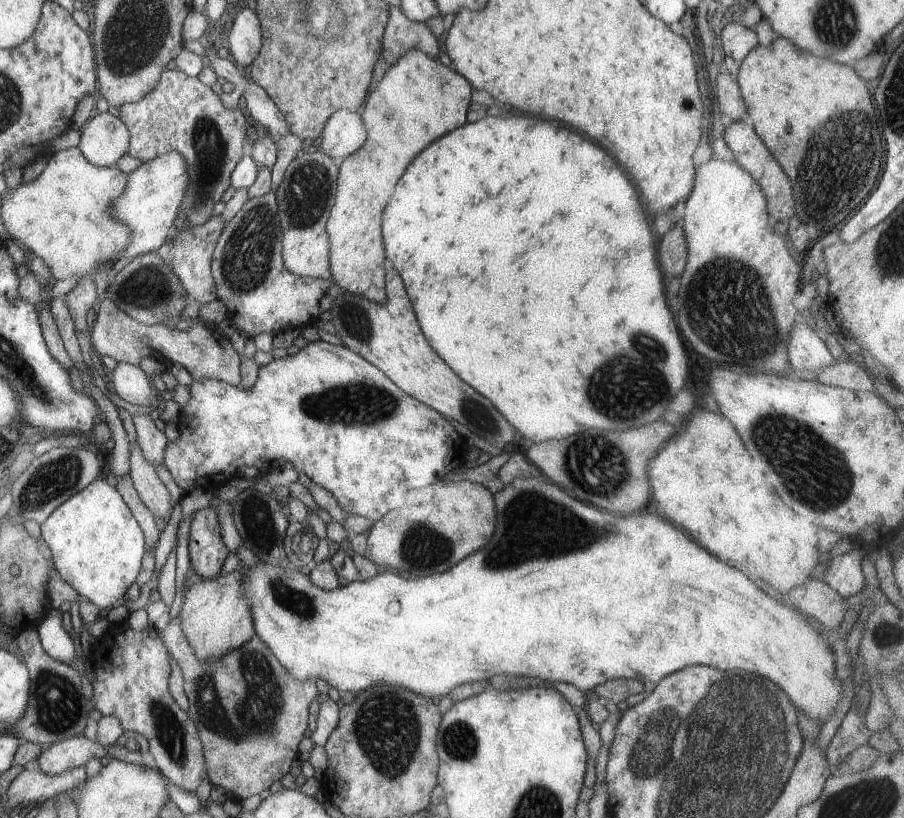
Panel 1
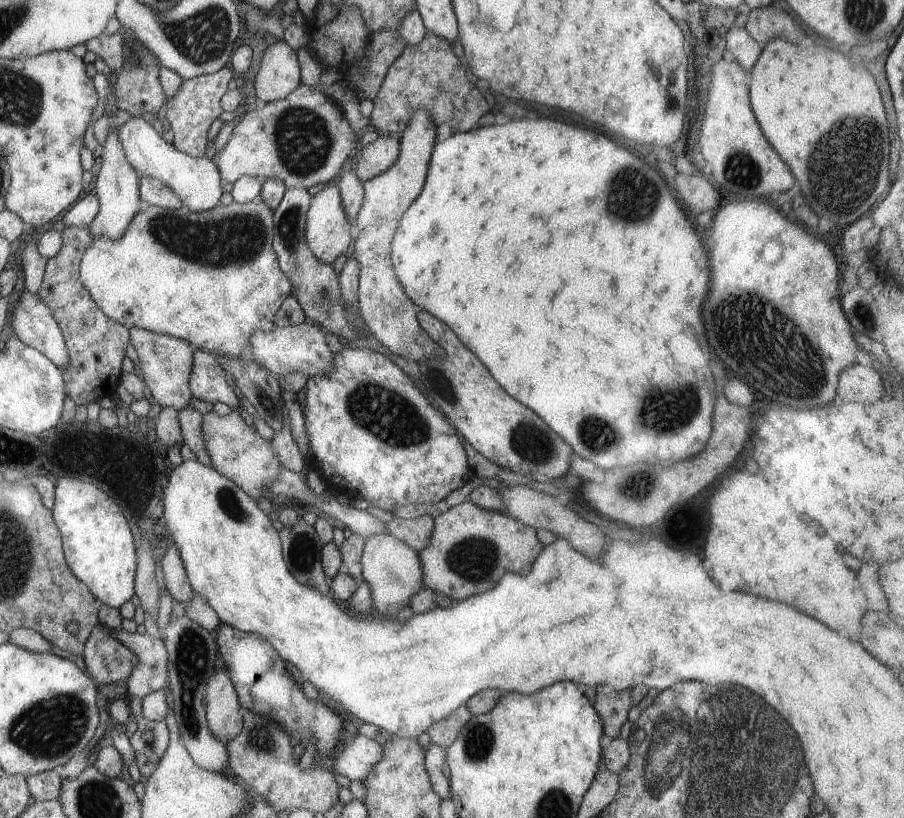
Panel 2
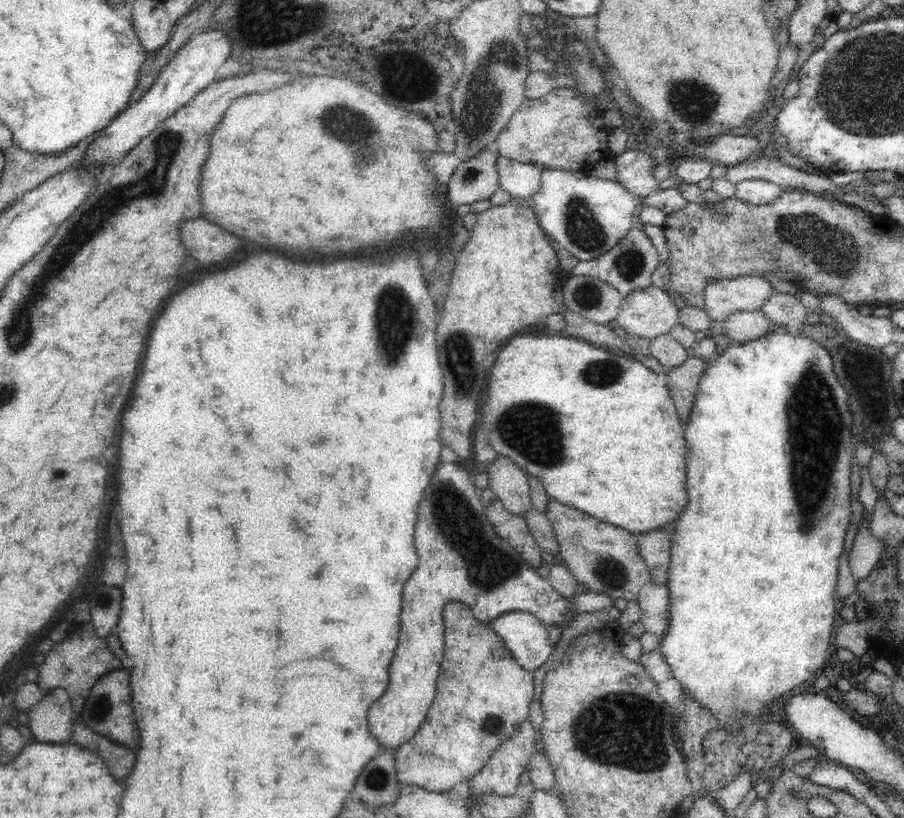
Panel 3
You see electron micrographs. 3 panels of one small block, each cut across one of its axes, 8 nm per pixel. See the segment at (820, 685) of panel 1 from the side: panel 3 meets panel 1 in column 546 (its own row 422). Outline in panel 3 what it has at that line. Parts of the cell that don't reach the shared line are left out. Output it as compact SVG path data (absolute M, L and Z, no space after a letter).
M522 335L512 337L500 350L496 364L492 368L492 376L488 380L486 396L479 406L479 422L487 432L488 440L498 455L508 457L528 476L537 478L549 498L564 504L568 508L576 508L601 522L622 528L632 534L640 534L659 529L660 526L679 518L687 504L687 493L684 490L686 468L684 468L685 427L677 413L665 379L650 371L636 359L626 357L618 352L594 347L590 343L575 338Z

